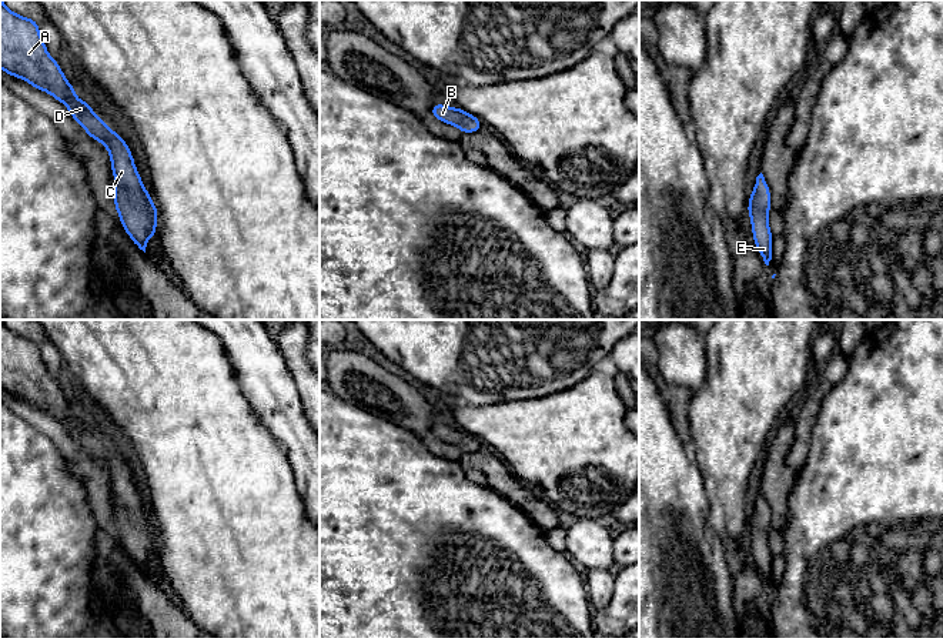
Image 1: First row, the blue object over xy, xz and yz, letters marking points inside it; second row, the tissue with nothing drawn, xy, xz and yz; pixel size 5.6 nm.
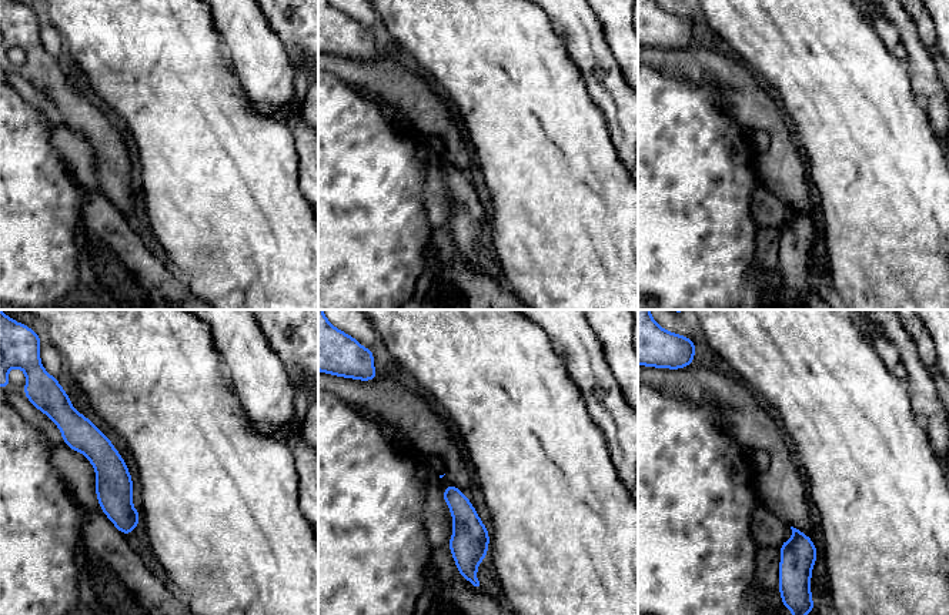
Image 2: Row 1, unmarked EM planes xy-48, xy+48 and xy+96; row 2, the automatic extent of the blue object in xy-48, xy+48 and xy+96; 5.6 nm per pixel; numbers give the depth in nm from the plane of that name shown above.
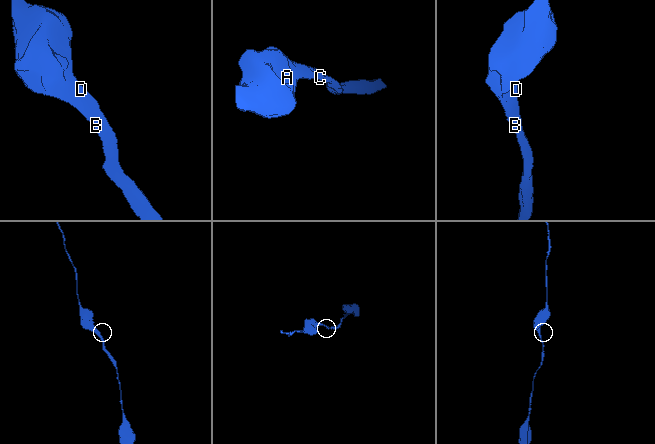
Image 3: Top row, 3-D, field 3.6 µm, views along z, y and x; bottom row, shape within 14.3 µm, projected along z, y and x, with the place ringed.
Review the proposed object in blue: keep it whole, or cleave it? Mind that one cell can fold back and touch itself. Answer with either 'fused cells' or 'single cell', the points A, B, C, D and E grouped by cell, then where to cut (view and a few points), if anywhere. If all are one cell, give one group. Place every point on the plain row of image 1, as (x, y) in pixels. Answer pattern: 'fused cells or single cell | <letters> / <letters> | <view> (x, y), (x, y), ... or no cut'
single cell | A B C D E | no cut

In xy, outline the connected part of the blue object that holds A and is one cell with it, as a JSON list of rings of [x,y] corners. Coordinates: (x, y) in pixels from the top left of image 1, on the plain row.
[[[1,320],[0,388],[66,424],[87,455],[108,470],[116,531],[131,561],[146,572],[148,558],[157,557],[158,532],[136,488],[130,467],[86,420],[76,418],[77,412],[58,381],[49,374],[36,340],[16,334]]]

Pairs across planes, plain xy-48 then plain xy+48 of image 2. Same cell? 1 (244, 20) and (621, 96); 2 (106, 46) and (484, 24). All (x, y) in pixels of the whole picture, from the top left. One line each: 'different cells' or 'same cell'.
1: same cell
2: same cell

